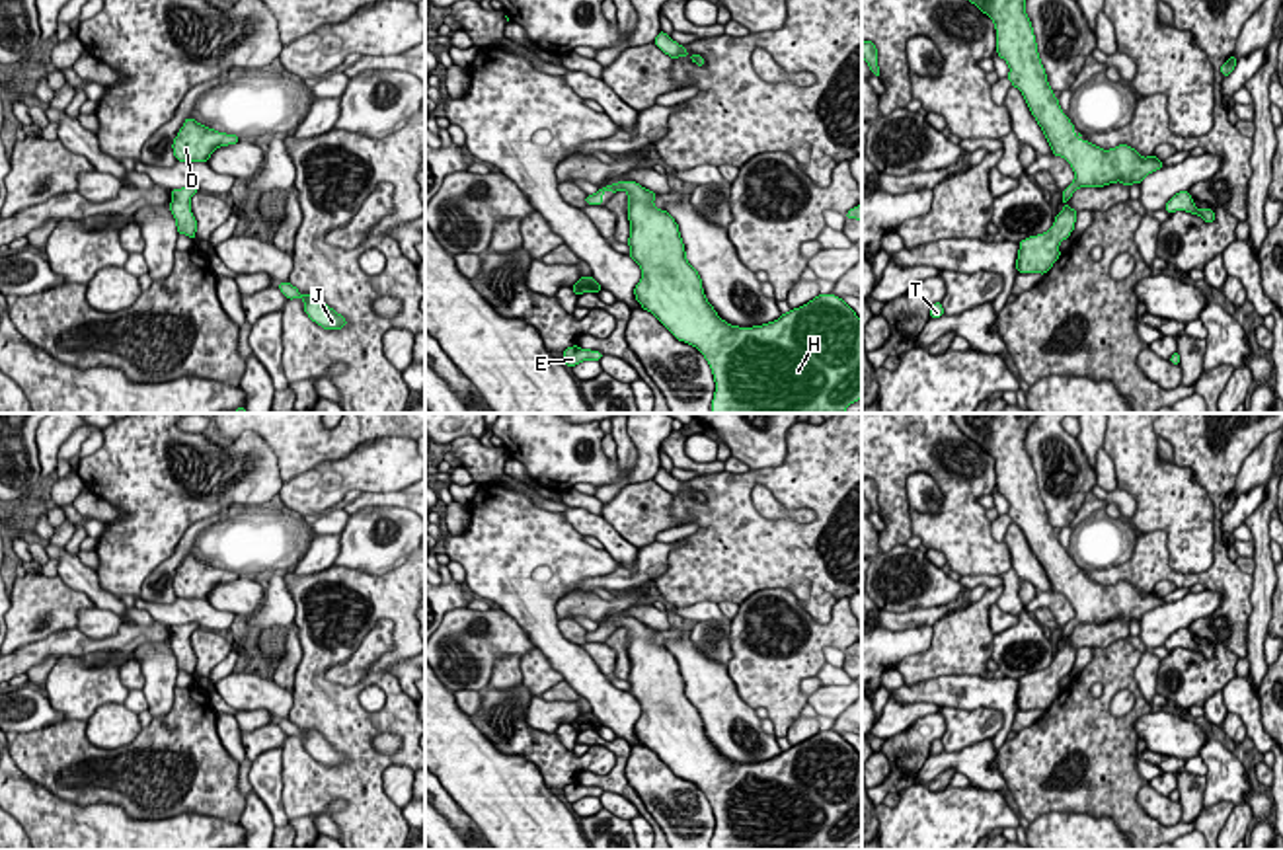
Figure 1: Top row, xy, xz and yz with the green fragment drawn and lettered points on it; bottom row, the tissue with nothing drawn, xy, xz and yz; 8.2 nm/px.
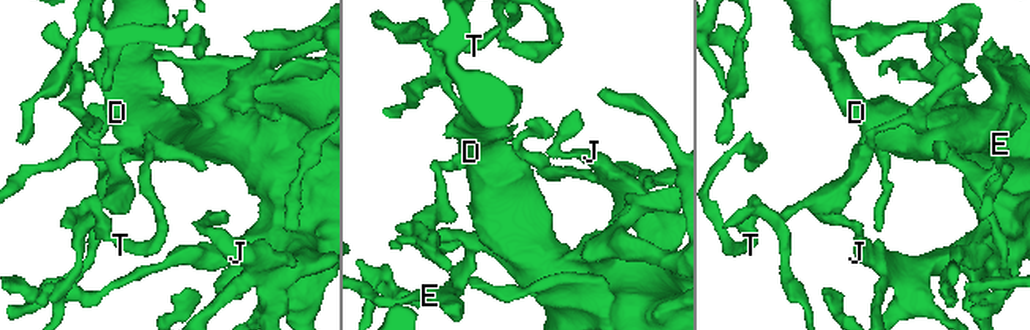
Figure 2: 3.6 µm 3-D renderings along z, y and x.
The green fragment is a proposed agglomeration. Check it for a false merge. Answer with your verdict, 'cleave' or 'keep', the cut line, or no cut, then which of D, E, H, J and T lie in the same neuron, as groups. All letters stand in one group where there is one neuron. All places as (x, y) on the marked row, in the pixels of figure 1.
keep; cut none; groups D E H J T

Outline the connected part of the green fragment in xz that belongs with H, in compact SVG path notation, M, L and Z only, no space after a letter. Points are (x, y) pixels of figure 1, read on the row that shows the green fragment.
M624 179L587 195L585 203L603 205L604 191L622 189L630 199L630 257L642 269L636 300L679 341L704 355L716 382L712 413L844 413L862 400L862 320L842 298L819 294L774 322L731 326L708 302L698 271L686 261L679 224L653 205L657 193Z

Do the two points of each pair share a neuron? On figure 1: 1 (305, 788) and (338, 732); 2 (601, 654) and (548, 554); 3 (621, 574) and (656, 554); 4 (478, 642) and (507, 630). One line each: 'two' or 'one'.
1: one
2: two
3: one
4: one

